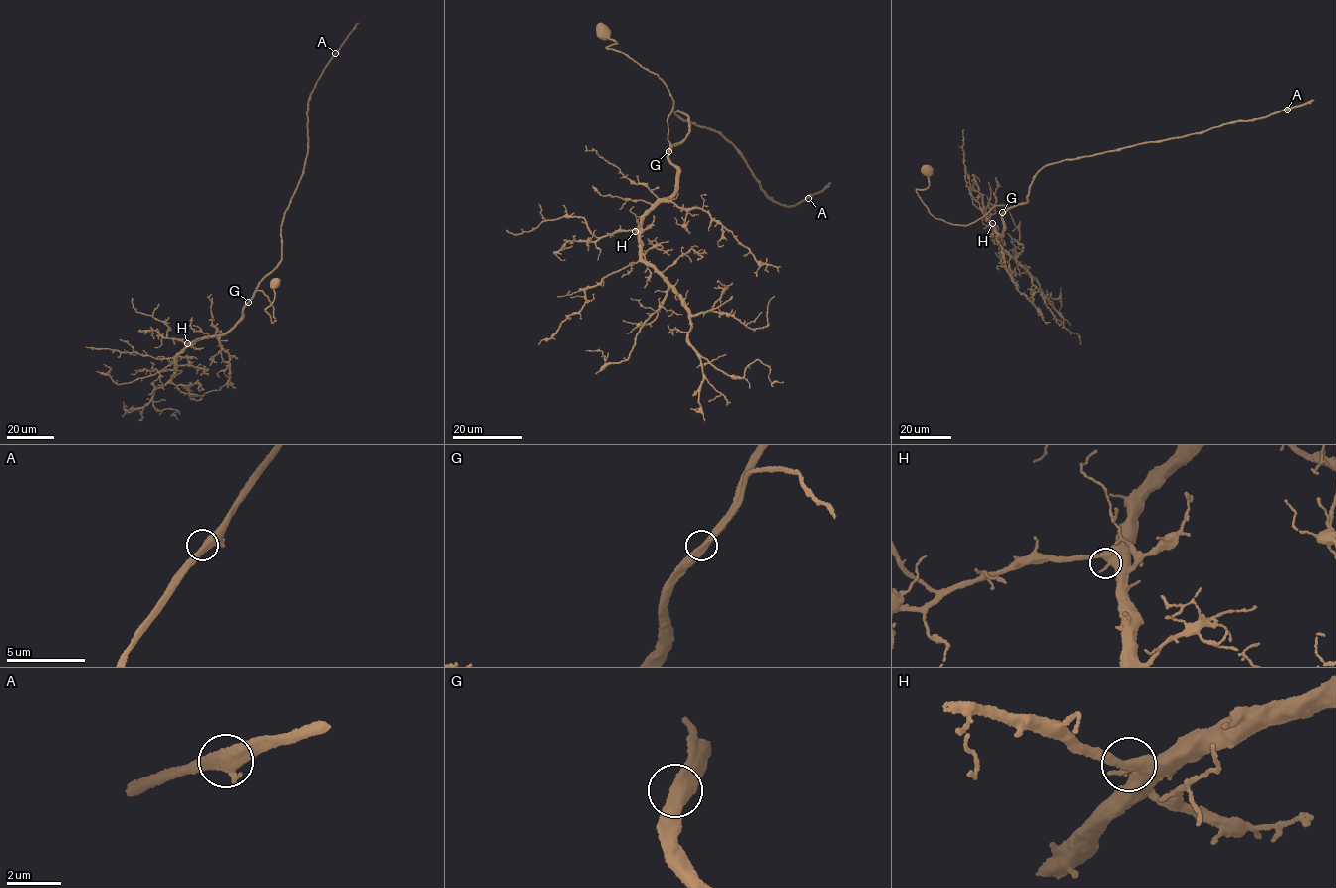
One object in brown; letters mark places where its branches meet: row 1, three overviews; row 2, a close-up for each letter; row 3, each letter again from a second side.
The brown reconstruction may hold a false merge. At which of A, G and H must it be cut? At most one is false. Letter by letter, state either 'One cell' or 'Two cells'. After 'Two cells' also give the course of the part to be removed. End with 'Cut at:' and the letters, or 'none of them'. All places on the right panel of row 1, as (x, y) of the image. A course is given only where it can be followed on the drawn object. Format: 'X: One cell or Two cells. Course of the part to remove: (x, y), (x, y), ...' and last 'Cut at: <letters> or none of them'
A: One cell
G: One cell
H: One cell
Cut at: none of them

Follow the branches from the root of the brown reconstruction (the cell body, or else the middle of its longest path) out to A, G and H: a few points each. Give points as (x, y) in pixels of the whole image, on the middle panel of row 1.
A: (604, 32), (668, 90), (669, 143), (688, 134), (676, 110), (733, 145), (770, 198), (808, 198)
G: (604, 32), (617, 42), (606, 48), (652, 71), (668, 90), (673, 107), (668, 120), (668, 151)
H: (604, 32), (617, 42), (606, 48), (658, 75), (673, 102), (673, 195), (645, 211), (635, 231)

